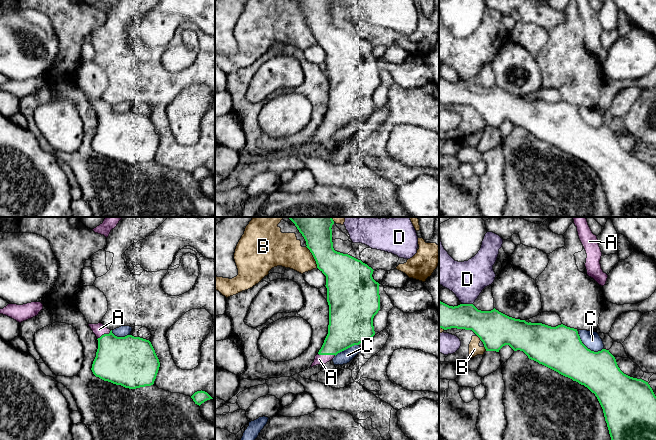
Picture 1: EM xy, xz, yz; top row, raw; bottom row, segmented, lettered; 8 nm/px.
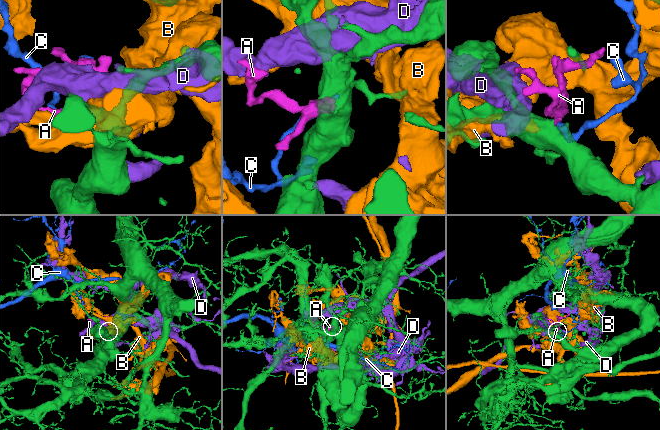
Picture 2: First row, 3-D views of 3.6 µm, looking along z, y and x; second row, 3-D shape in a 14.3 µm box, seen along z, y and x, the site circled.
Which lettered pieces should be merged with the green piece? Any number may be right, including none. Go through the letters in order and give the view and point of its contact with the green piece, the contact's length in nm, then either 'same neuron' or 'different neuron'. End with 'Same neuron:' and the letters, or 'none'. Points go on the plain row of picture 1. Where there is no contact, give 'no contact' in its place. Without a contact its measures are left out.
A: xz (327, 130) | 140 nm | same neuron
B: xz (313, 32) | 200 nm | different neuron
C: yz (589, 125) | 240 nm | different neuron
D: yz (467, 80) | 90 nm | different neuron
Same neuron: A

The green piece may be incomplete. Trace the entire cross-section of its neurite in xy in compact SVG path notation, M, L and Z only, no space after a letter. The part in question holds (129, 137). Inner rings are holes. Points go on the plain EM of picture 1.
M102 99L88 101L98 116L91 144L96 153L129 165L154 160L160 138L149 116L117 113Z

